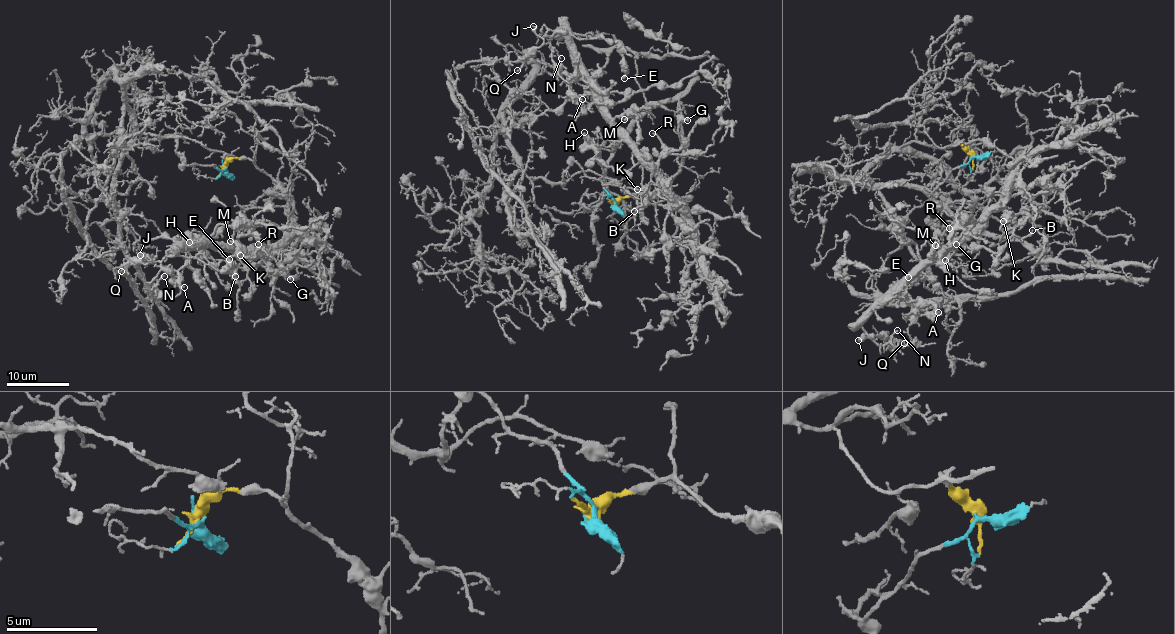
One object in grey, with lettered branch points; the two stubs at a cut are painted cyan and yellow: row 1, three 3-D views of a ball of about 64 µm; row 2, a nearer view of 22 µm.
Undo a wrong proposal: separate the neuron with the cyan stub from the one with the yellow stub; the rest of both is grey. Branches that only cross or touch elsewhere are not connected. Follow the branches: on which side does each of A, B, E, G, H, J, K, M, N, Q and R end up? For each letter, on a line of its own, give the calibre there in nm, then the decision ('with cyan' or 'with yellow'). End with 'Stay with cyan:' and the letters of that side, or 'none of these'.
A: calibre 200 nm; with yellow
B: calibre 130 nm; with yellow
E: calibre 240 nm; with yellow
G: calibre 240 nm; with yellow
H: calibre 260 nm; with yellow
J: calibre 240 nm; with yellow
K: calibre 140 nm; with yellow
M: calibre 240 nm; with yellow
N: calibre 160 nm; with yellow
Q: calibre 140 nm; with yellow
R: calibre 170 nm; with yellow
Stay with cyan: none of these

